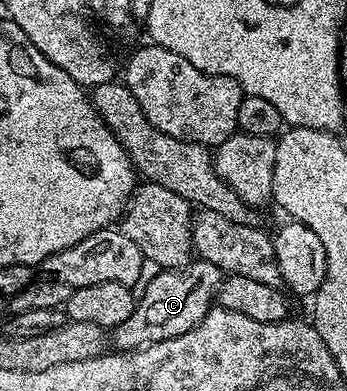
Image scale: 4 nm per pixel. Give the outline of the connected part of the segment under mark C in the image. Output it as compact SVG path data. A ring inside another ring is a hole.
M202 260L192 261L181 270L165 270L159 273L157 280L145 288L145 292L136 301L133 316L125 324L110 331L109 338L114 349L119 352L142 350L165 340L173 340L189 332L216 305L219 286L224 280L223 271L213 264Z

